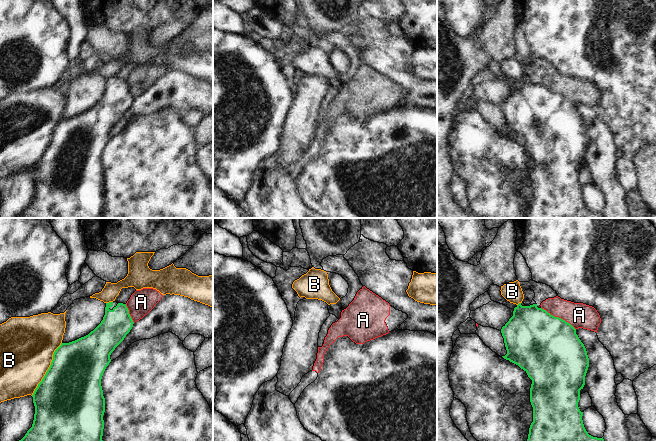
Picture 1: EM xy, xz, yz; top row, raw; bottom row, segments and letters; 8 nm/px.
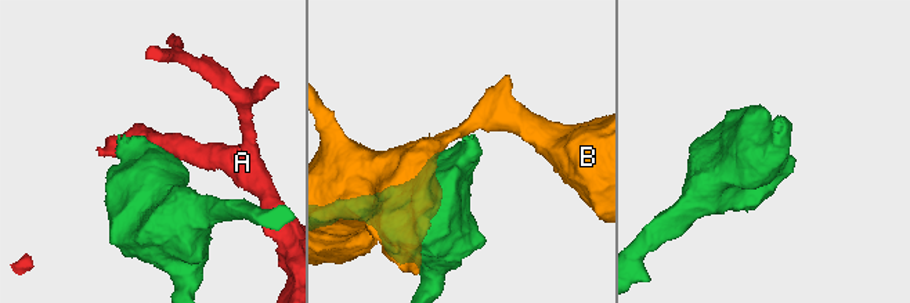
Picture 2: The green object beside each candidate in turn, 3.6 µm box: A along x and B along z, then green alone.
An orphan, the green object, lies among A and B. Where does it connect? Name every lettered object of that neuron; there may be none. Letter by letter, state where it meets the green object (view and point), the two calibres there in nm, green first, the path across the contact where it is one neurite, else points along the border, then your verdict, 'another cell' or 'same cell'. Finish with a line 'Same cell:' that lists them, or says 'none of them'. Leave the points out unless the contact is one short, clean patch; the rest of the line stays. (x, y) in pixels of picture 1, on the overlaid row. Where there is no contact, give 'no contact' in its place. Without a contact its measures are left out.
A: meets green in yz at (558, 317); 500 nm thick on the green side, 200 nm on the other; another cell
B: meets green in xy at (48, 369); 480 nm thick on the green side, 440 nm on the other; another cell
Same cell: none of them

